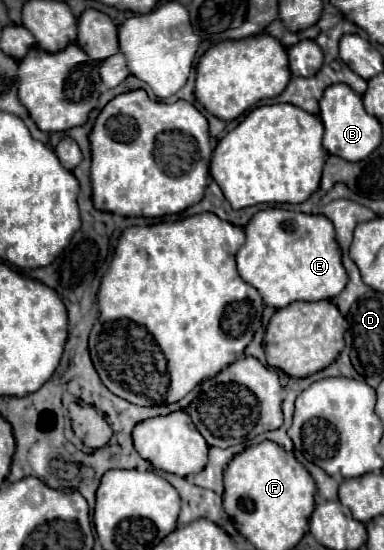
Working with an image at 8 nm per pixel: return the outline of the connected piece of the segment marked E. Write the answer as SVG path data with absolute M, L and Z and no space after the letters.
M283 208L259 210L245 226L247 240L237 252L237 270L245 282L255 286L267 306L285 308L297 300L331 300L347 286L347 272L341 264L341 250L335 242L335 228L321 214L301 214Z

